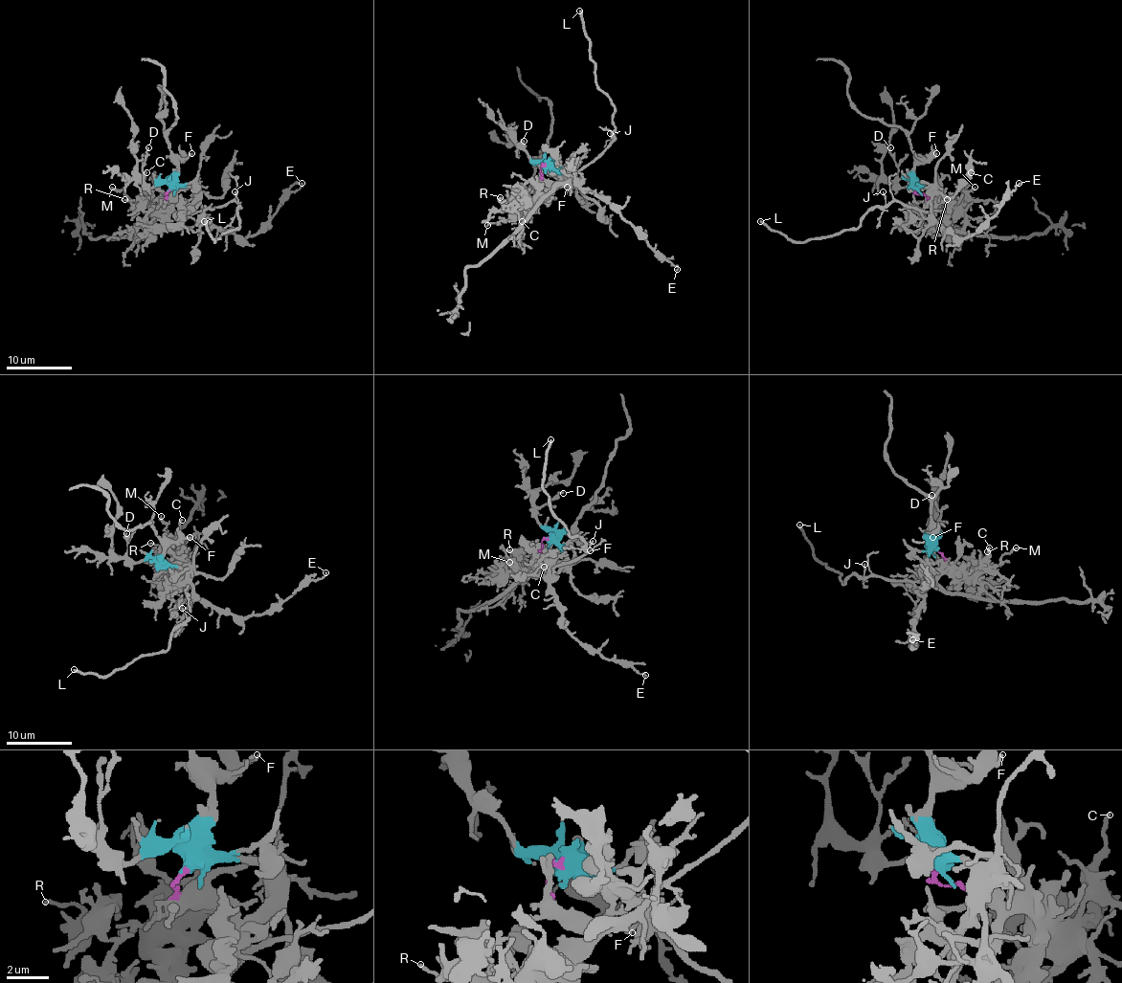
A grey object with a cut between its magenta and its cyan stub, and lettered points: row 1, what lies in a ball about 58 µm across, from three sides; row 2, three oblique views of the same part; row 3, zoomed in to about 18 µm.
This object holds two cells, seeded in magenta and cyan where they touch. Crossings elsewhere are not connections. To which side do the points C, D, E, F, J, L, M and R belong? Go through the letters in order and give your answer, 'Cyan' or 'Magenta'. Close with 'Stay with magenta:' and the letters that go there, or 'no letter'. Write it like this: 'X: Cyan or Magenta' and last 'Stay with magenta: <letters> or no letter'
C: Magenta
D: Cyan
E: Cyan
F: Cyan
J: Magenta
L: Magenta
M: Magenta
R: Magenta
Stay with magenta: C, J, L, M, R

